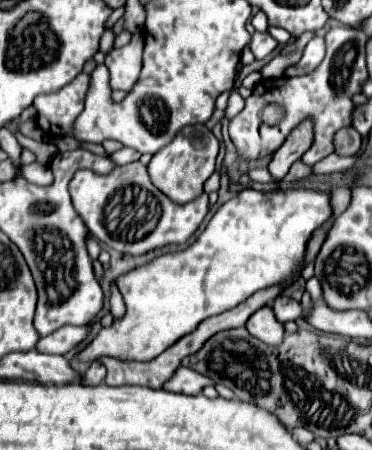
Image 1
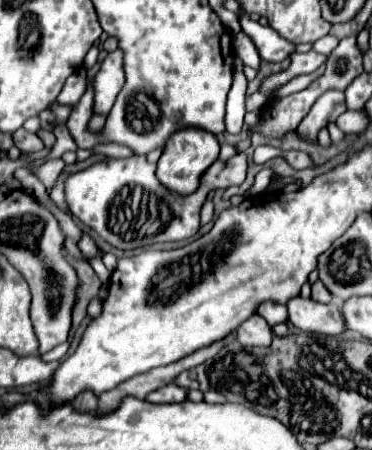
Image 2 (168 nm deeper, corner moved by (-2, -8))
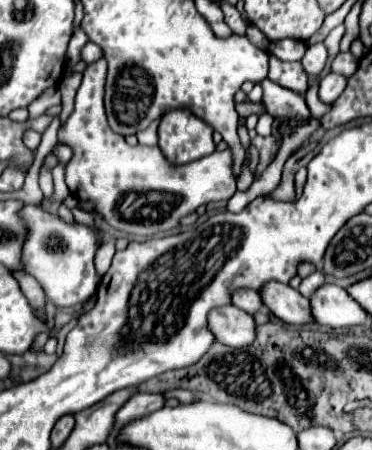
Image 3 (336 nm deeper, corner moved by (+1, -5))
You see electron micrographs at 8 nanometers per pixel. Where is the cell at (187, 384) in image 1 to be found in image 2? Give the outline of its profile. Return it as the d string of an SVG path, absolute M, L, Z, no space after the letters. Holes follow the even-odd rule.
M167 384L167 386L151 392L145 400L151 404L171 404L171 402L183 402L185 394L187 394L187 390L183 390L175 384Z

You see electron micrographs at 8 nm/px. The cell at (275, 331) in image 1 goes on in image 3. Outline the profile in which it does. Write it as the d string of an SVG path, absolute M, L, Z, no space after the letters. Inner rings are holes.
M226 305L224 309L214 309L210 313L210 329L216 341L228 347L248 347L256 339L256 321L250 313Z

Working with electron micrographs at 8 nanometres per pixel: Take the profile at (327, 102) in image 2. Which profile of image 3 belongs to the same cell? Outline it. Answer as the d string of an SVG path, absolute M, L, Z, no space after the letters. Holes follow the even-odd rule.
M328 73L328 75L320 81L318 97L320 97L320 101L324 101L324 103L334 103L344 89L346 89L346 79L340 77L338 73Z

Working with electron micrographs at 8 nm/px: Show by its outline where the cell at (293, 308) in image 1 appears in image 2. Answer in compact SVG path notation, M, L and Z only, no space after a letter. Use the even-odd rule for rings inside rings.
M267 300L267 302L259 304L257 314L263 316L269 326L275 326L279 322L287 322L287 308L283 304L277 304L277 302L269 302Z

